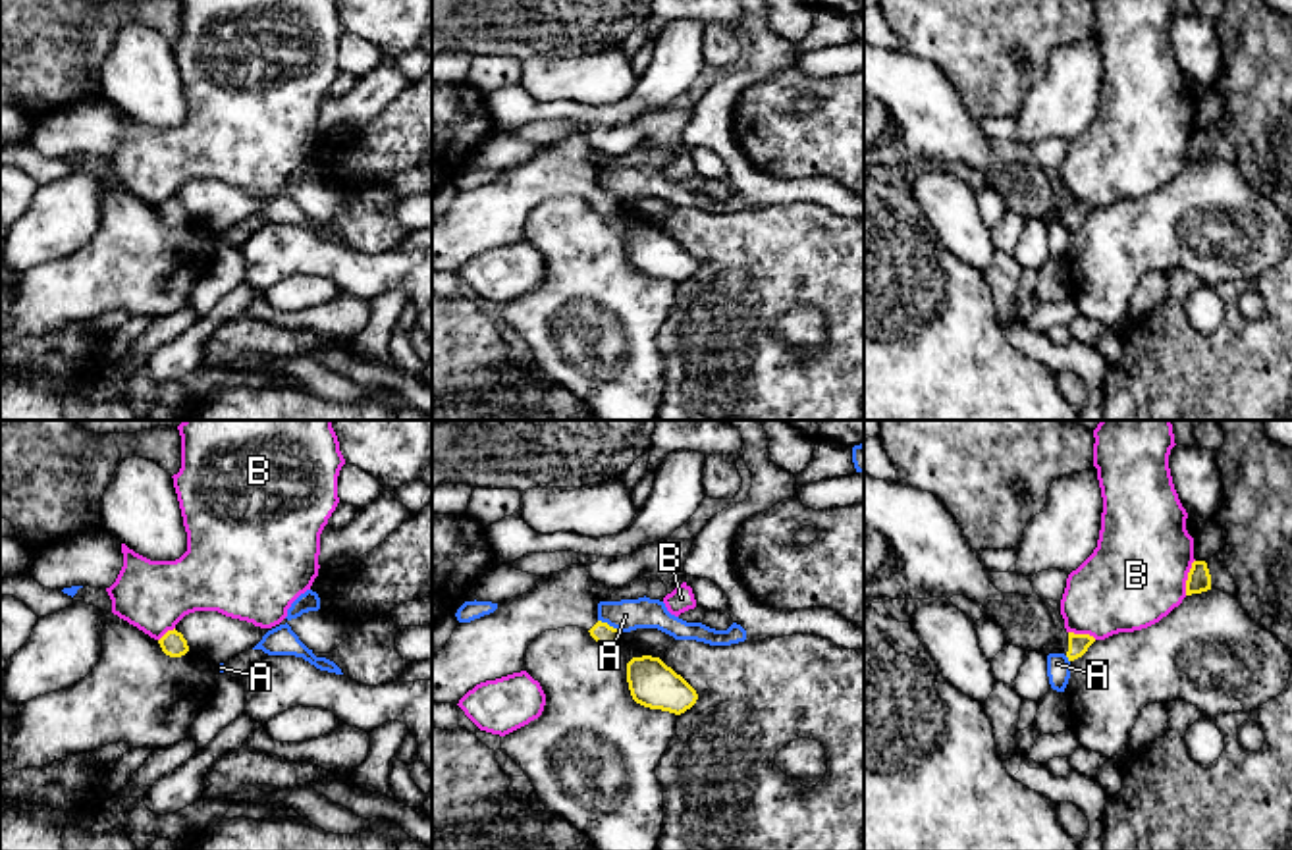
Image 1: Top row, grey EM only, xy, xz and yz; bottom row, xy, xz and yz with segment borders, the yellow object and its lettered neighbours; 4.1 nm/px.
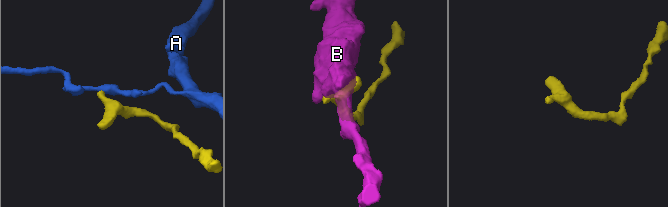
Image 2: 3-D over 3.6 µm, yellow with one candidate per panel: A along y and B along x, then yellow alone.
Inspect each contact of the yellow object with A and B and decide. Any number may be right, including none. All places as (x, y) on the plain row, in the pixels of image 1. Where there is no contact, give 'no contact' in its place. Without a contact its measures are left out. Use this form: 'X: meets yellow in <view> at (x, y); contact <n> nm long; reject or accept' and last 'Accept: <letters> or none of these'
A: meets yellow in xz at (608, 193); contact 120 nm long; reject
B: meets yellow in yz at (1188, 145); contact 160 nm long; reject
Accept: none of these

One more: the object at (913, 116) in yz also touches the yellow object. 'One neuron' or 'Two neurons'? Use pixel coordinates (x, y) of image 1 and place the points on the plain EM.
One neuron

